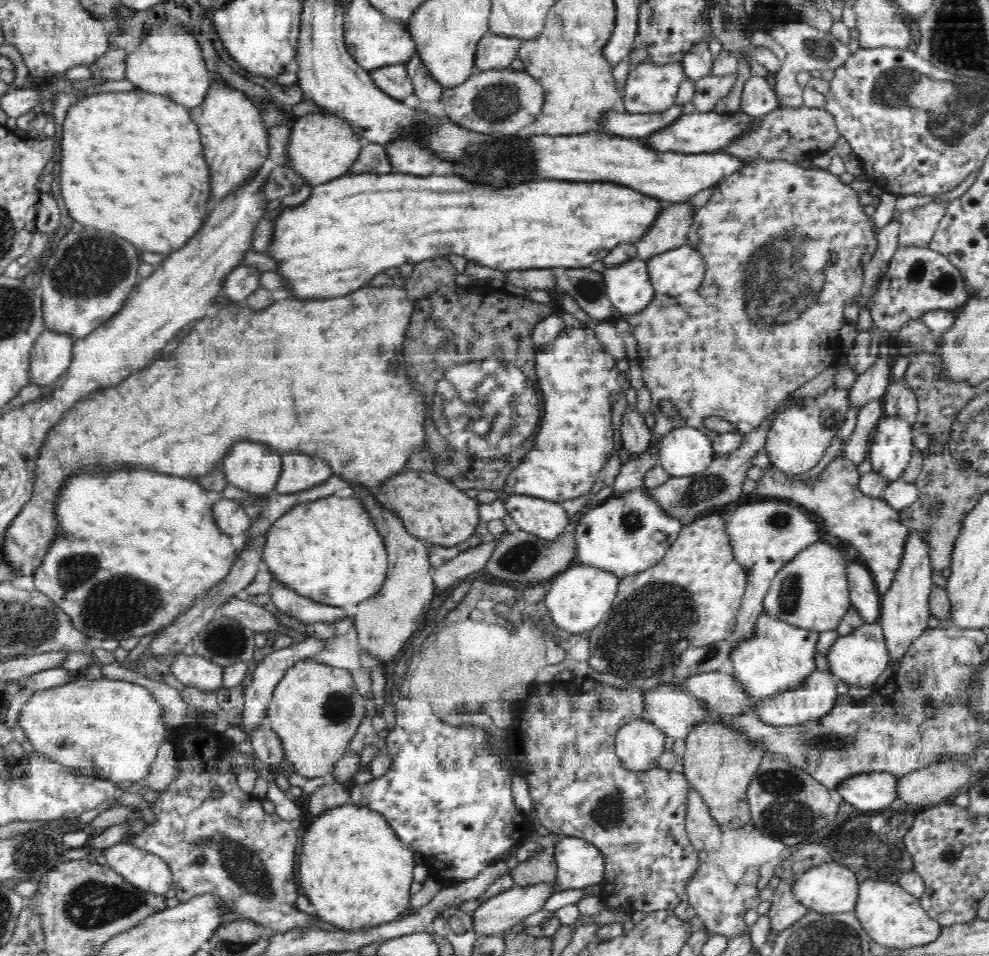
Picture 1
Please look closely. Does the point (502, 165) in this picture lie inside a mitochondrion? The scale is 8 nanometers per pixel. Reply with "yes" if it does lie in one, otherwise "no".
yes

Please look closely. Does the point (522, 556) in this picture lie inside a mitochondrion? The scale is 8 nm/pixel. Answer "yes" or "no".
yes

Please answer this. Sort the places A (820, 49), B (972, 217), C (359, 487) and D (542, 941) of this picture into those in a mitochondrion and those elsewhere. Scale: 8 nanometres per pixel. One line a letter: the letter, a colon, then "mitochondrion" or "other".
A: mitochondrion
B: other
C: other
D: other

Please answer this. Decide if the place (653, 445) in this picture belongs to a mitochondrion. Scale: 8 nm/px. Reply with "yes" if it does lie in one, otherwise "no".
no

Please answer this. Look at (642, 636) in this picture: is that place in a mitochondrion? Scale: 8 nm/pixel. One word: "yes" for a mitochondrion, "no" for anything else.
yes

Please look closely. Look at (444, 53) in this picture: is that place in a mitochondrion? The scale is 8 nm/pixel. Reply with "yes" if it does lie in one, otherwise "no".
no

